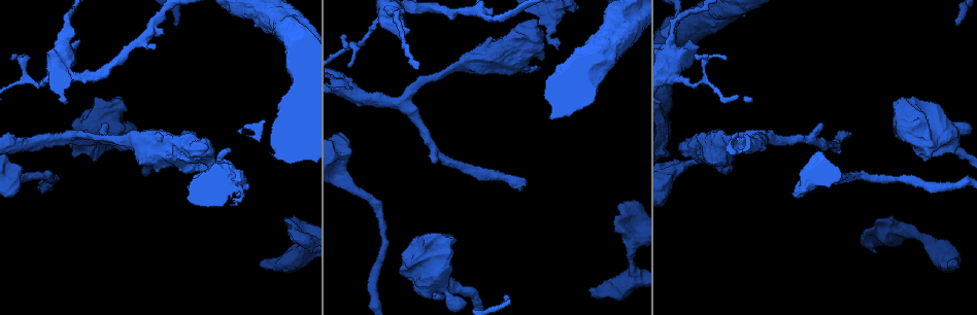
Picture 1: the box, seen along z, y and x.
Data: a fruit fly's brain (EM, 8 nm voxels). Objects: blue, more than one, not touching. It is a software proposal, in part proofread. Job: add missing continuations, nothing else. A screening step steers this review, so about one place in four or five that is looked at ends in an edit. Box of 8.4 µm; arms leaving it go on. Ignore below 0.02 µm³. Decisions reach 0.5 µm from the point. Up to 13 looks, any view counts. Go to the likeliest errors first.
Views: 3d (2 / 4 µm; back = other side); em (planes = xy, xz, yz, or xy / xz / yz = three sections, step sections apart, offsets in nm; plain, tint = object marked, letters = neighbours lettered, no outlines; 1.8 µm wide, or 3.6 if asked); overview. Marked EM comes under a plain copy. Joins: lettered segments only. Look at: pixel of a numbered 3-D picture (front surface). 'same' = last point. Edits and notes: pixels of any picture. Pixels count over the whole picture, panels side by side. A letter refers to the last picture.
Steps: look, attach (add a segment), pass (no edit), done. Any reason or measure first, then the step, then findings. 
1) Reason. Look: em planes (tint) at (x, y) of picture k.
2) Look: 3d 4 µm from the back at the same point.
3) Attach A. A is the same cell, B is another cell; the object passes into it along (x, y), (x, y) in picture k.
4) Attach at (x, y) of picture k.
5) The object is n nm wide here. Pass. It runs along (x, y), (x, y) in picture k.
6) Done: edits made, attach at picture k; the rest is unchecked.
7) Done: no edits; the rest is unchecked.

Branch stops here. Look: em planes (letters) at (589, 289) of picture 1.

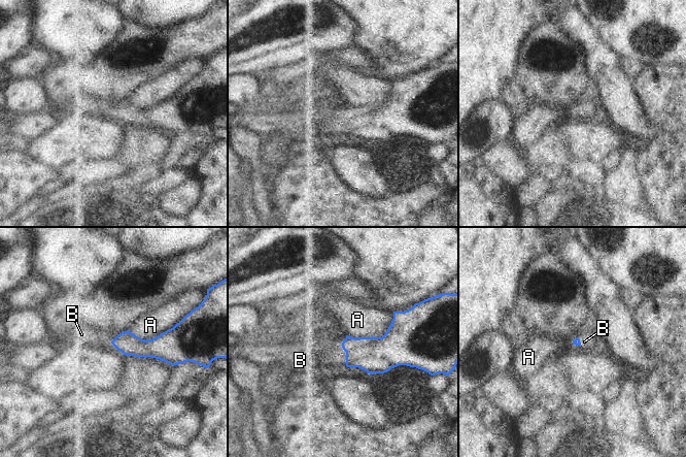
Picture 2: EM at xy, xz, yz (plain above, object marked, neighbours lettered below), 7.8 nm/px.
The longest contact is with A, 420 nm. Attach B. B is the same cell, A is another cell; the neuron continues.

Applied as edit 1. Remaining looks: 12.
Free end. Look: em yz step 16 (tint) at (849, 132) of picture 1.

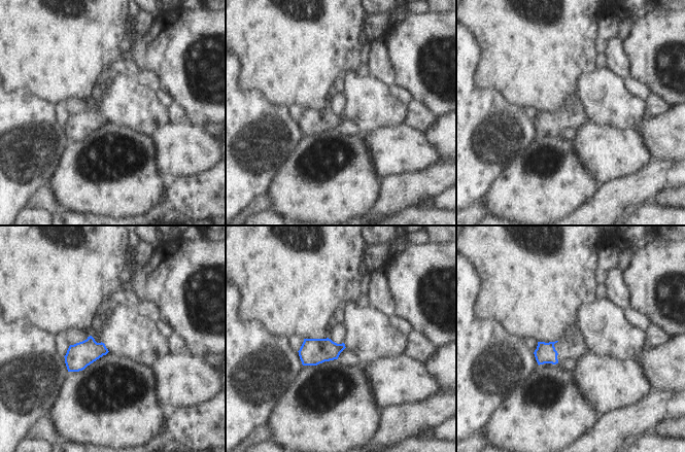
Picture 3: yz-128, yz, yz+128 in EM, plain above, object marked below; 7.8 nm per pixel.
Look: em planes (letters) at the same point.

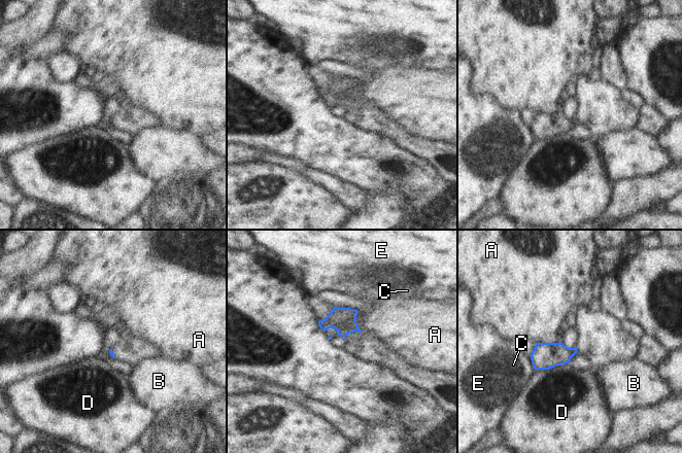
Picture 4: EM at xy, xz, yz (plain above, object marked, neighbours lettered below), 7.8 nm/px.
Pass. A, B, C, D and E are other cells; a border runs along (558, 341), (536, 343) in picture 4; no lettered segment goes on from it.

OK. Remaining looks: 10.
Branch stops here. Look: 3d 4 µm at (539, 66) of picture 1.

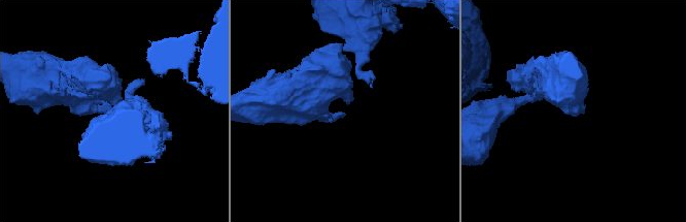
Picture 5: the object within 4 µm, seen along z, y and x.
Shape alone is not enough. Look: em planes (tint) at (578, 115) of picture 5.

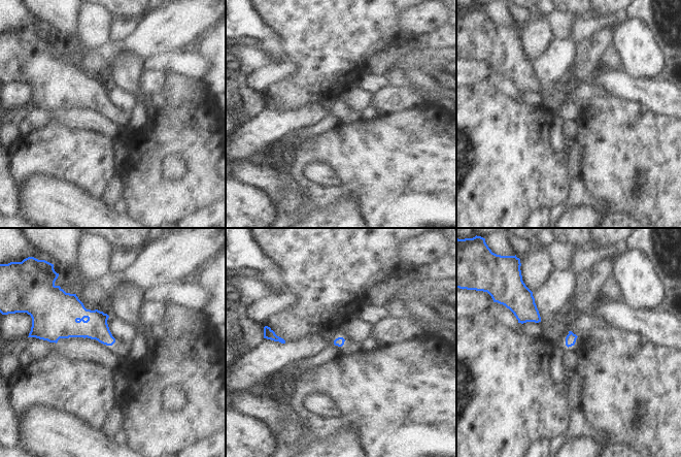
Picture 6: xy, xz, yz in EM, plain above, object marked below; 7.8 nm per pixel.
Look: em planes (letters) at the same point.

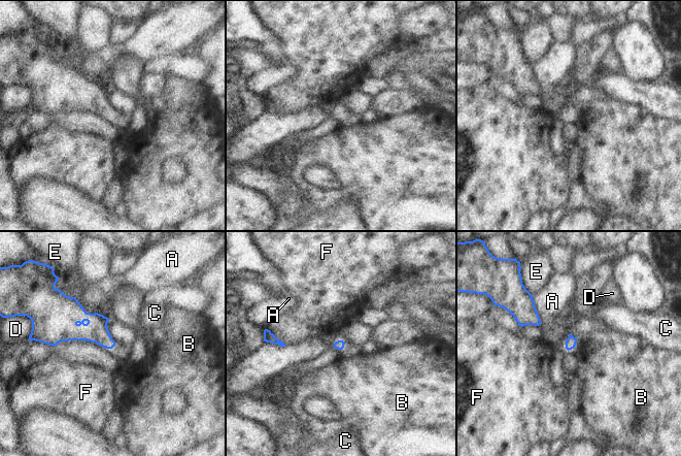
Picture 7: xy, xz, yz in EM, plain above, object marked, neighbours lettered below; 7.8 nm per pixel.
Pass. A, B, C, D, E and F are other cells; none of them fits.

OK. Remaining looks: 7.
Look: overview.

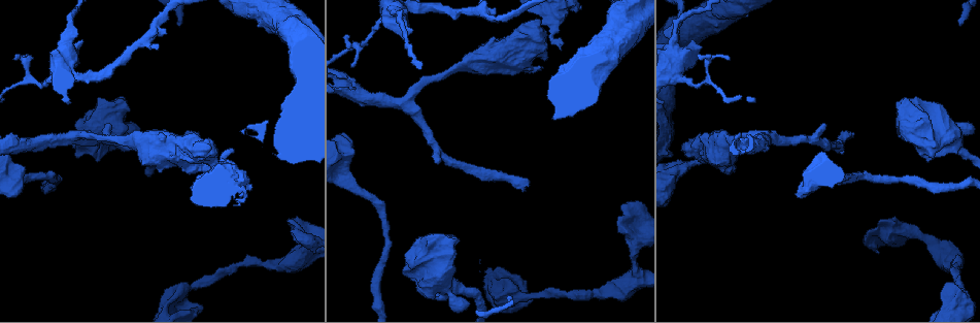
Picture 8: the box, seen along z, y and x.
Branch stops here. Look: em planes (letters) at (435, 162) of picture 8.

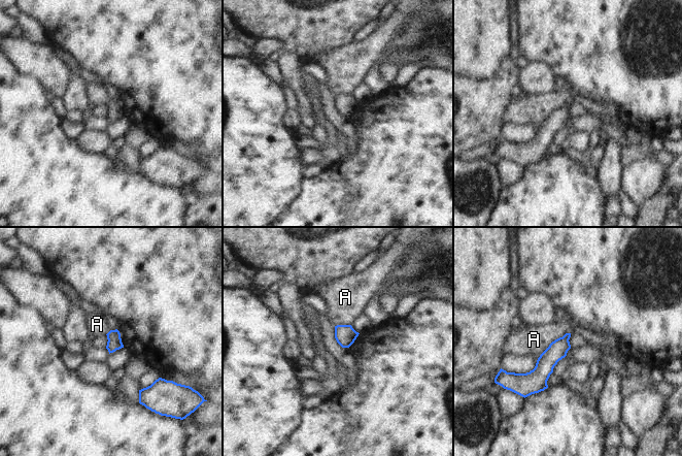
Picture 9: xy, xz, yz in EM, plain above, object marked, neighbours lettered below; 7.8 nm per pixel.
The longest contact is with A, 320 nm. Pass. A is another cell; a border runs along (570, 332), (555, 338), (538, 358) in picture 9; no lettered segment goes on from it.

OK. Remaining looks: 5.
Thin end. Look: em planes (letters) at (352, 66) of picture 8.

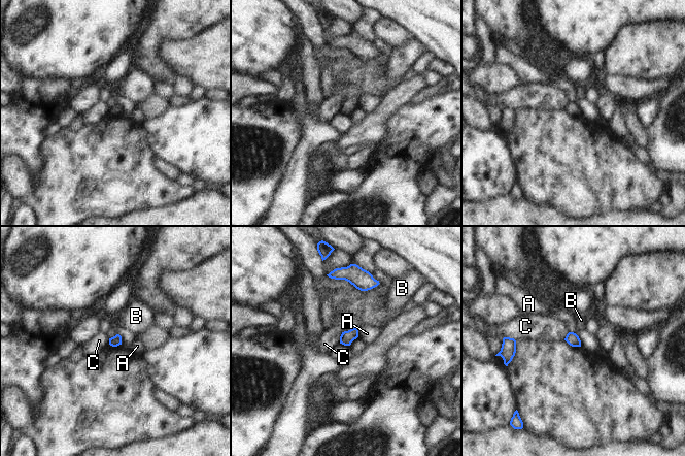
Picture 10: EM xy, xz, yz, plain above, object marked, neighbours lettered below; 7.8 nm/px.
The object is 80 nm wide here; the longest contact is with C, 100 nm. Pass. A, B and C are other cells; no lettered segment goes on from it.

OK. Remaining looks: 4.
Done: edits made, attach at picture 2; the rest is unchecked.

